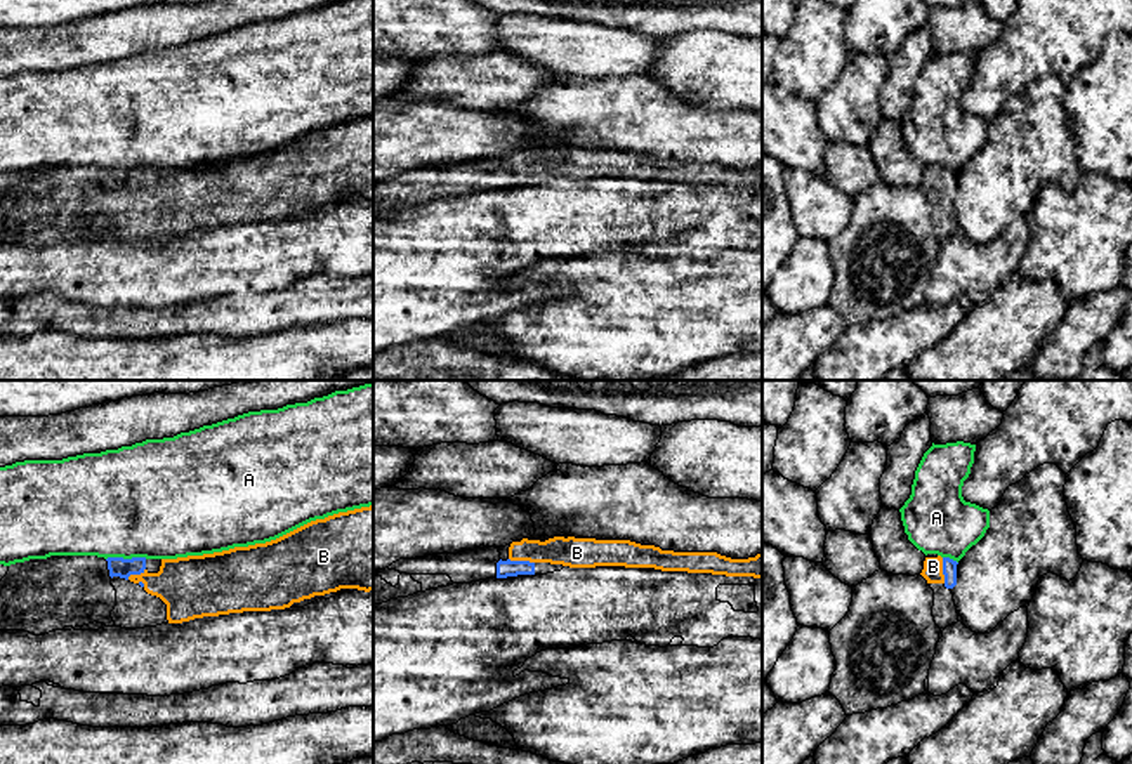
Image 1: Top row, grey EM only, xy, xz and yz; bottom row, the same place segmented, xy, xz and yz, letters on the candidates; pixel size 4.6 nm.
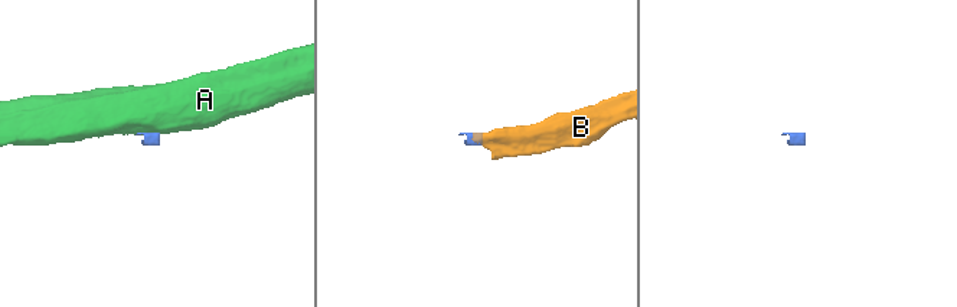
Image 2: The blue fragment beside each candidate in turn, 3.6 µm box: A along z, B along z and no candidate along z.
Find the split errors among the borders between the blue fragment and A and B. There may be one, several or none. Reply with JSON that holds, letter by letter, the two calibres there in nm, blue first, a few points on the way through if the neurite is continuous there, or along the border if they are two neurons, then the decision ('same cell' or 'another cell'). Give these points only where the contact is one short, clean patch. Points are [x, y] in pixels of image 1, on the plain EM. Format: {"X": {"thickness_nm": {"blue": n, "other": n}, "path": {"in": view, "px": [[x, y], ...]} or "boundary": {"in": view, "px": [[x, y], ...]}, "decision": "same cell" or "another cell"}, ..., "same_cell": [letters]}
{"A": {"thickness_nm": {"blue": 90, "other": 480}, "boundary": {"in": "xy", "px": [[146, 169], [106, 171]]}, "decision": "another cell"}, "B": {"thickness_nm": {"blue": 80, "other": 140}, "decision": "same cell"}, "same_cell": ["B"]}

